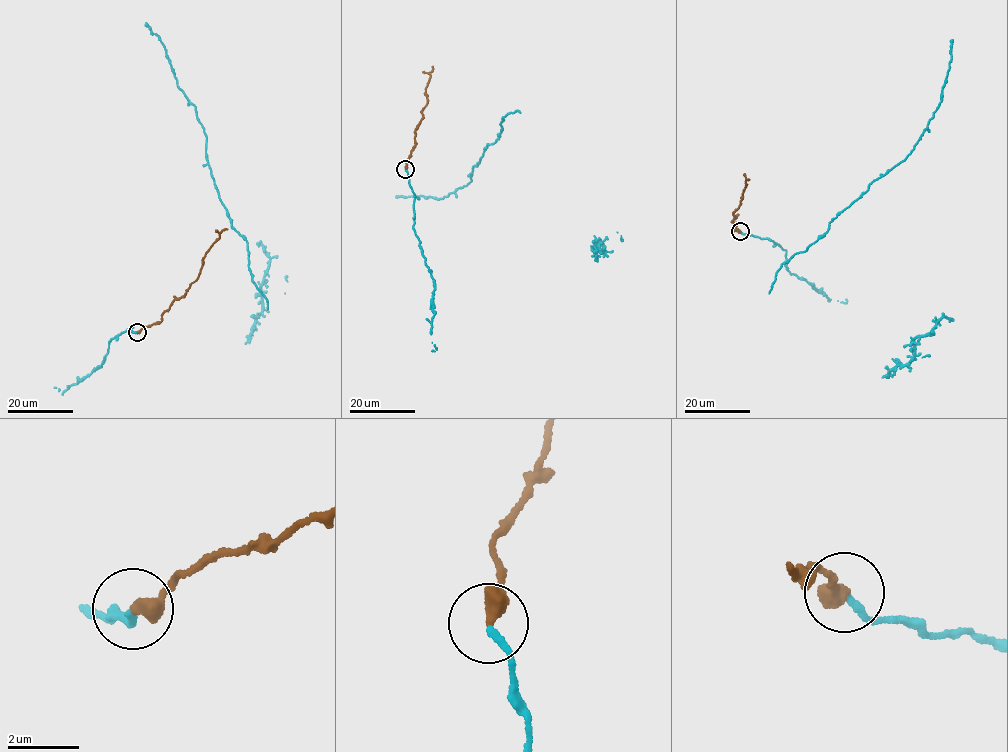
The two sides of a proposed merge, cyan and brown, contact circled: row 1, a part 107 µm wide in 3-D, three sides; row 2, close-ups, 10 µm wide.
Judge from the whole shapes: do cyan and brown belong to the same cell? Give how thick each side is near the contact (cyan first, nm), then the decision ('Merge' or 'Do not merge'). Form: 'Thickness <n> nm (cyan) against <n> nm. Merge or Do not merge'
Thickness 180 nm (cyan) against 440 nm. Merge

